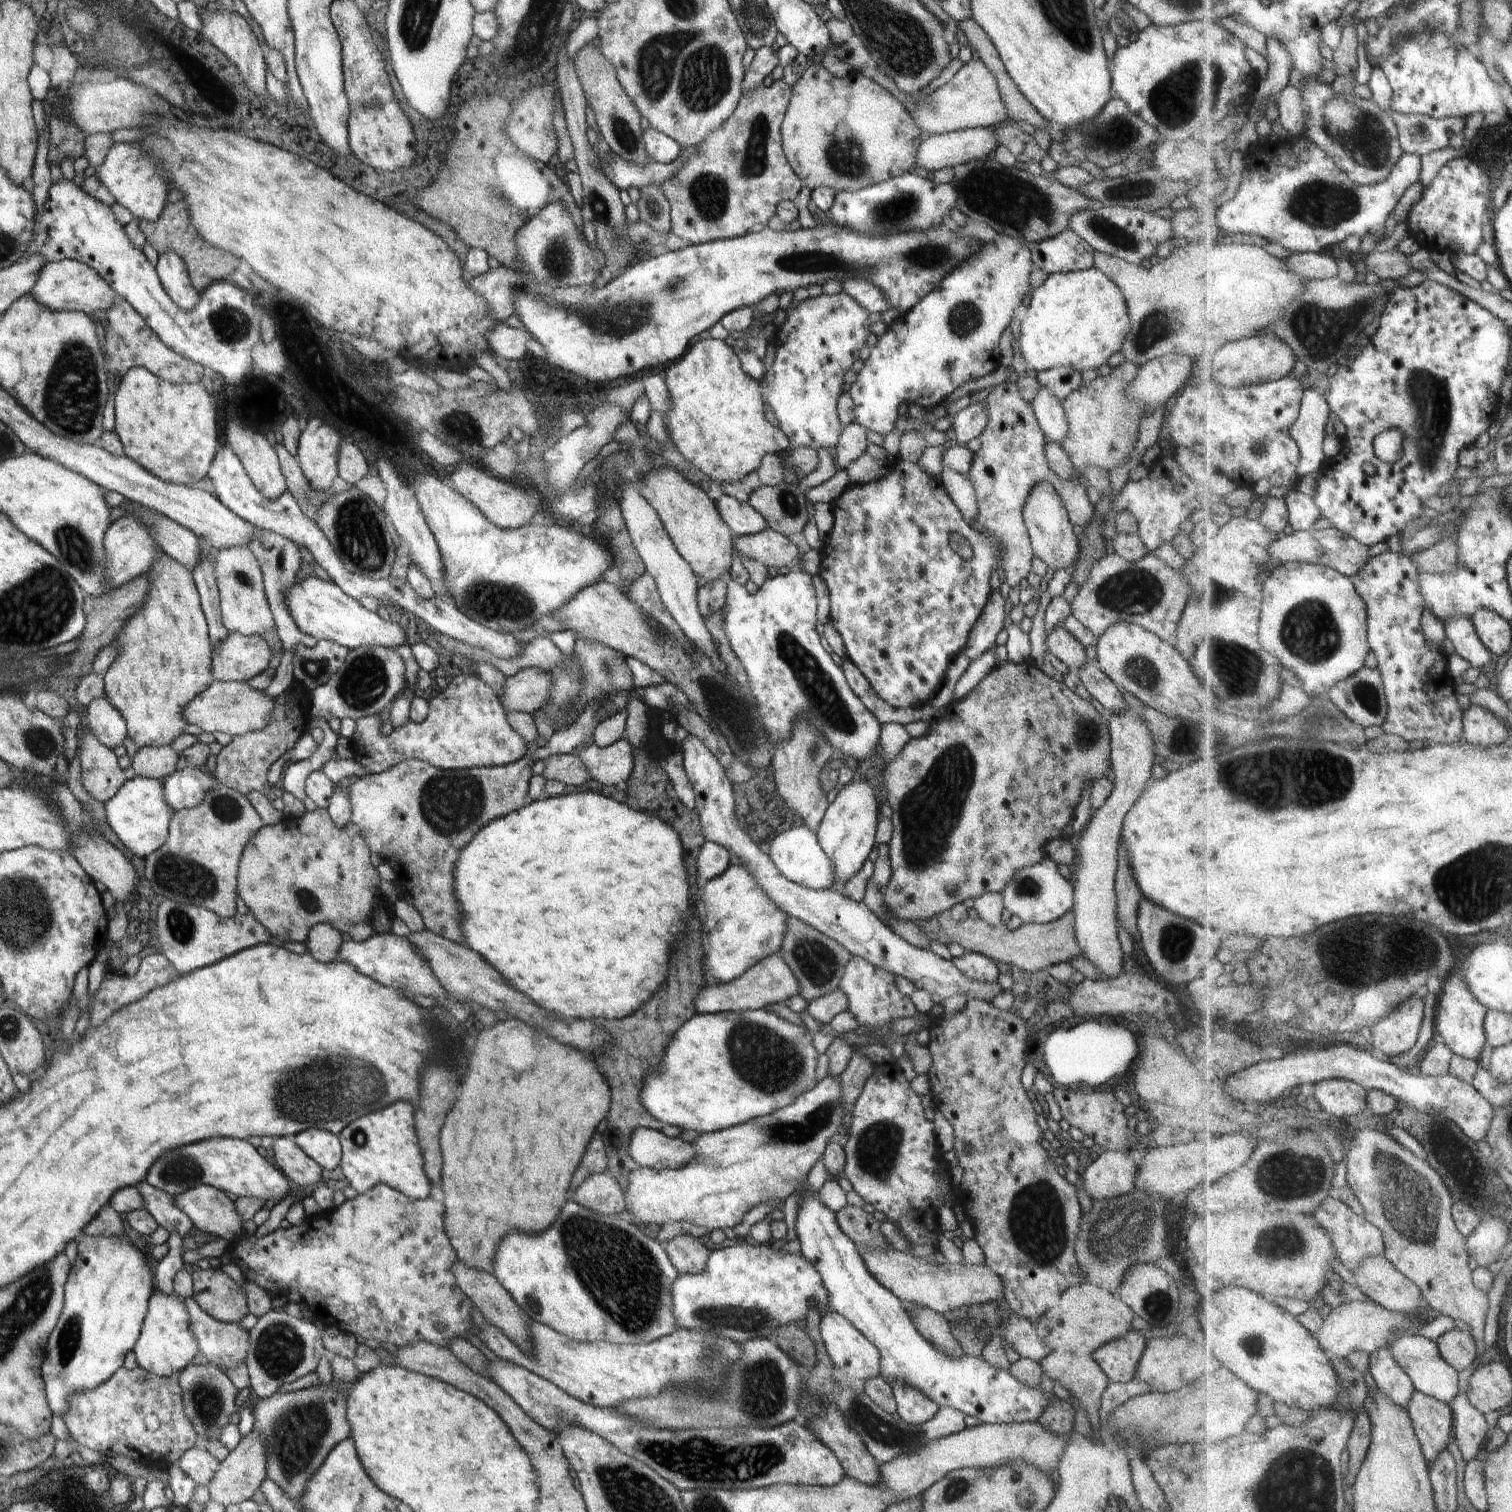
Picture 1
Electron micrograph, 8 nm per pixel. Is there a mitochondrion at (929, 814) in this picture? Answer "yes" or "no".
yes

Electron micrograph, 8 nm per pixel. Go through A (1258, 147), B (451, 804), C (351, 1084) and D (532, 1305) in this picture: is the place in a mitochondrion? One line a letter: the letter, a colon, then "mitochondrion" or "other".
A: other
B: mitochondrion
C: mitochondrion
D: other

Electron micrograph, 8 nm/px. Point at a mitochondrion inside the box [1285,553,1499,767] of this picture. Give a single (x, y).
(1365, 694)

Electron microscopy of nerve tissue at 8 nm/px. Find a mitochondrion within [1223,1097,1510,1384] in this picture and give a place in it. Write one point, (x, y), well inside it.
(1413, 1209)

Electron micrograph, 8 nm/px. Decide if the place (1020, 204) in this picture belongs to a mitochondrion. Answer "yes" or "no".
yes

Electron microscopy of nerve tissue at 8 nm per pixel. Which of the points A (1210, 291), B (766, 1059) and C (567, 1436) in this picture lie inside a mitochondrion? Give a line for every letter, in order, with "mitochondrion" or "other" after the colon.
A: other
B: mitochondrion
C: other

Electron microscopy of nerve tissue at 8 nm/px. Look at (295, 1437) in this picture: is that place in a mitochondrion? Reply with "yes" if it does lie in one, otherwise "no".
yes

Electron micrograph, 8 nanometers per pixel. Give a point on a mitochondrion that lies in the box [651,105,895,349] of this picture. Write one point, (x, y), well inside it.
(710, 195)

